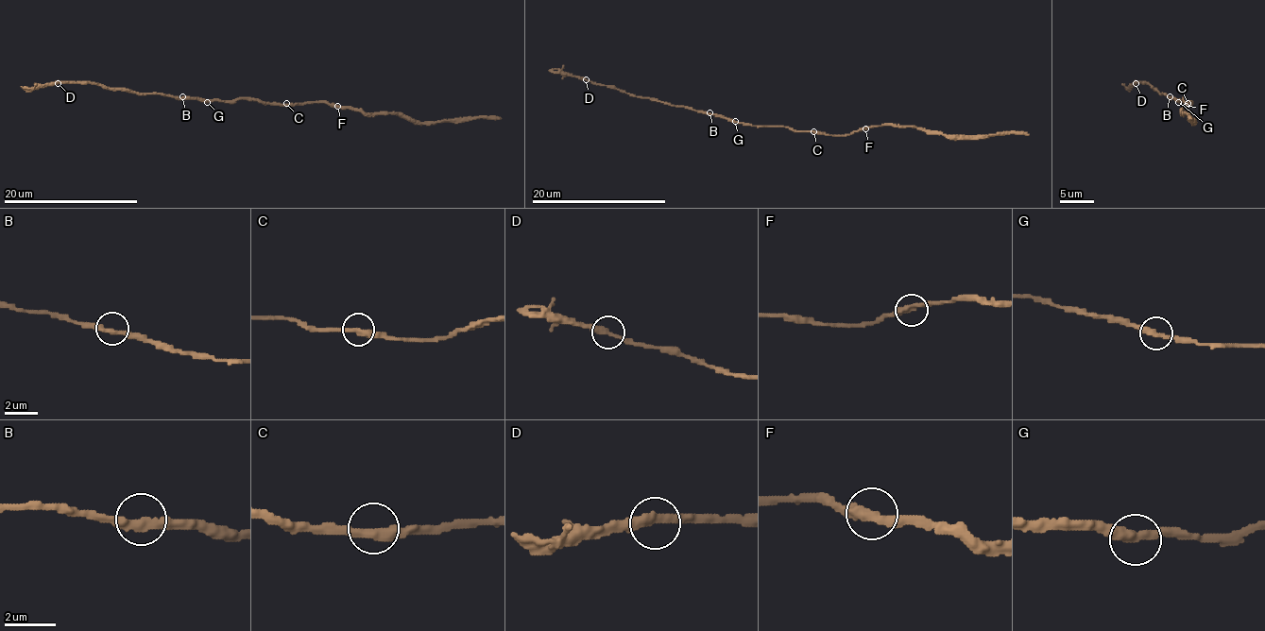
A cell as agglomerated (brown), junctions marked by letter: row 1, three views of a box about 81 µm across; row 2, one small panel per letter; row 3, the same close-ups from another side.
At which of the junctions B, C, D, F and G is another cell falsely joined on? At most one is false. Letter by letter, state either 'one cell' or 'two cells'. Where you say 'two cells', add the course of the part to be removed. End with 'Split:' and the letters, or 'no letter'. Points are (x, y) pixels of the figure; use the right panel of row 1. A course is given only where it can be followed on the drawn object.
B: one cell
C: one cell
D: one cell
F: one cell
G: one cell
Split: no letter

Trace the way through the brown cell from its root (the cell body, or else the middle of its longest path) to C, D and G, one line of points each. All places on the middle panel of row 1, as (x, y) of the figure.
C: (785, 127), (813, 131)
D: (785, 127), (735, 123), (683, 106), (629, 95), (586, 79)
G: (785, 127), (753, 126), (735, 121)

